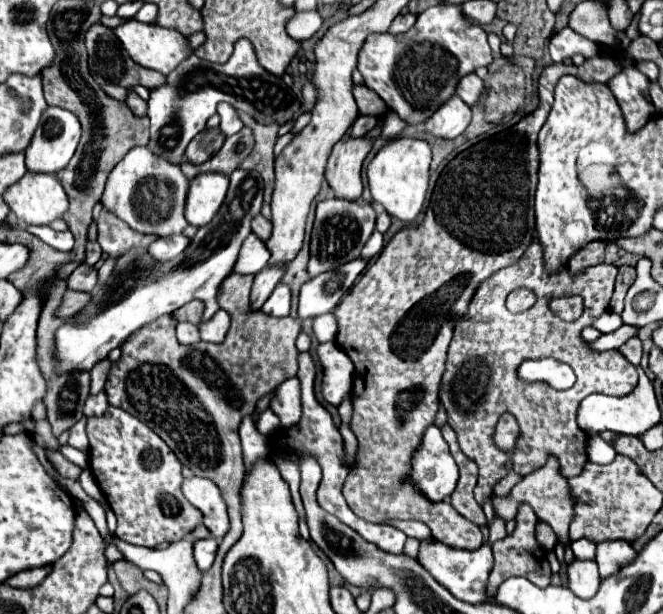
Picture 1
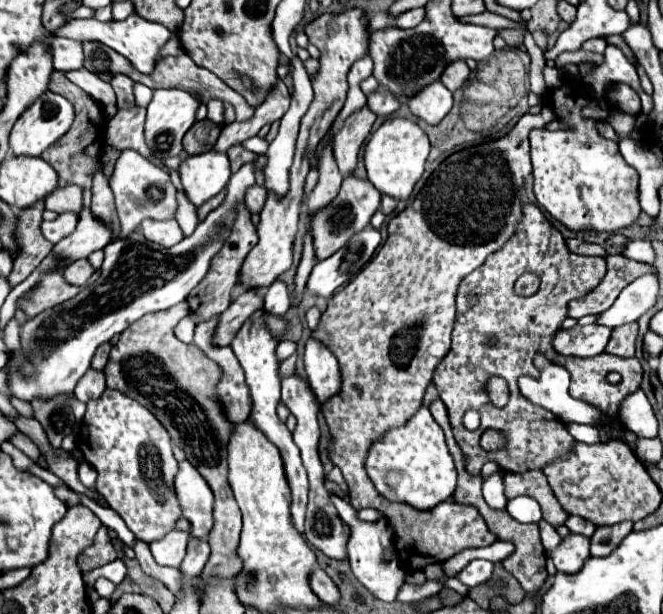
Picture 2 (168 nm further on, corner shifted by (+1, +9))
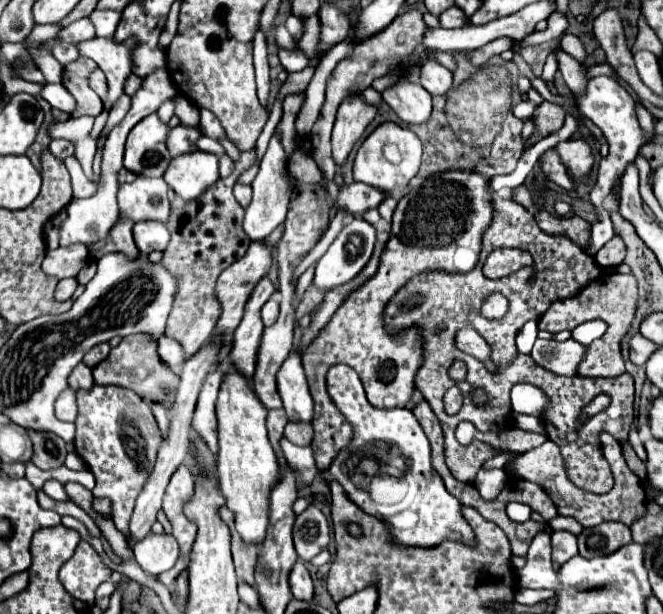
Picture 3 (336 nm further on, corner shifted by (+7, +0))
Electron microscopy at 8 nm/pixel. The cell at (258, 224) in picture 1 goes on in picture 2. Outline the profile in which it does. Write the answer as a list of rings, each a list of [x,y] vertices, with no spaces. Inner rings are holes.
[[[251,186],[247,190],[247,196],[245,196],[245,204],[249,208],[251,214],[259,214],[263,210],[263,204],[265,204],[265,196],[267,196],[267,190],[261,188],[261,186]]]

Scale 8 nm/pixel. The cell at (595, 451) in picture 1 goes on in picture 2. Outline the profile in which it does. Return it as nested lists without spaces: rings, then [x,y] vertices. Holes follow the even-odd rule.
[[[565,424],[565,428],[579,442],[601,444],[601,436],[599,436],[599,432],[595,432],[595,426],[589,426],[589,424]]]

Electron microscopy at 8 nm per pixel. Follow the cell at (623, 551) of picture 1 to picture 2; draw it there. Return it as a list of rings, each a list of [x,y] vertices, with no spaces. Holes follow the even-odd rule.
[[[633,522],[599,526],[591,536],[591,556],[603,556],[603,558],[609,556],[631,530],[633,530]]]

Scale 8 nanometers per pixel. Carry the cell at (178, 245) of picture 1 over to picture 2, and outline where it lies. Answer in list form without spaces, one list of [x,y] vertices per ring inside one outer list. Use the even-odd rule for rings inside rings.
[[[145,220],[141,224],[141,228],[143,228],[143,234],[147,236],[147,240],[157,242],[157,244],[161,244],[165,248],[171,248],[177,242],[183,240],[183,232],[181,232],[177,220],[165,220],[165,222]]]

